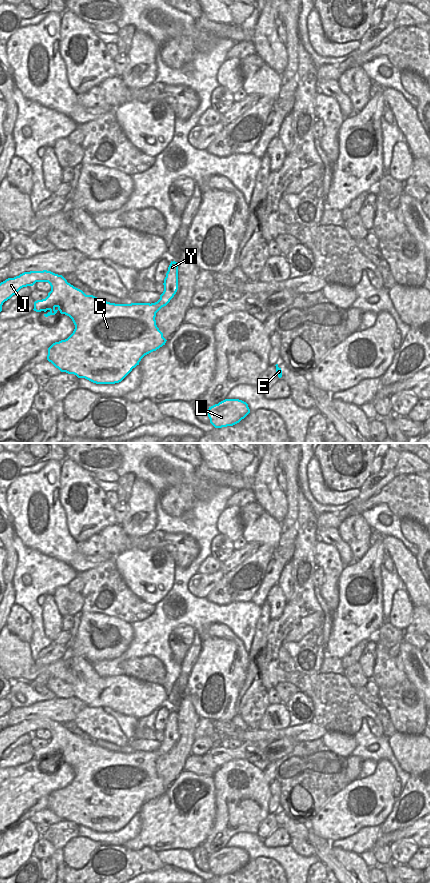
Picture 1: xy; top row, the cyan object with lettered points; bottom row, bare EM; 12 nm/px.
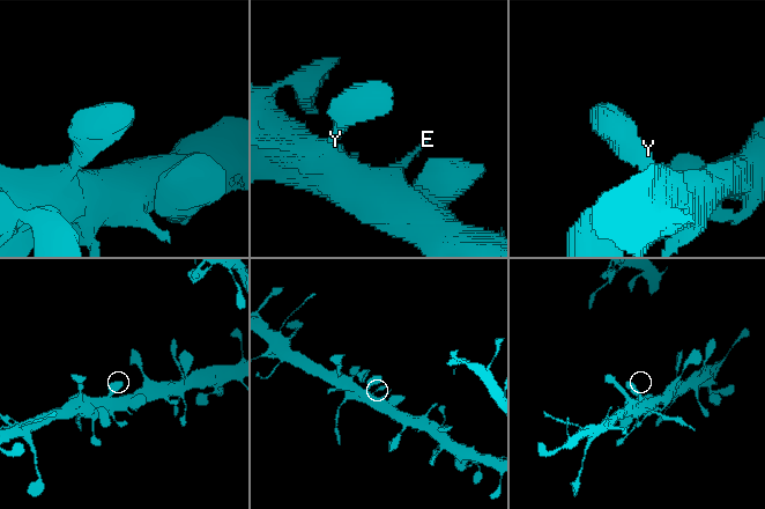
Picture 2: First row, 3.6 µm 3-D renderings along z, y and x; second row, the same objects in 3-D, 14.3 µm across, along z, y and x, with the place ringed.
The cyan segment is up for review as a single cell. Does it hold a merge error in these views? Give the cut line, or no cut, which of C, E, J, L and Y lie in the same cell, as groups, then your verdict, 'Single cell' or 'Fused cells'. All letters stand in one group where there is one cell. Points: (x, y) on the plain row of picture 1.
No split. Groups: C E J L Y. Single cell.

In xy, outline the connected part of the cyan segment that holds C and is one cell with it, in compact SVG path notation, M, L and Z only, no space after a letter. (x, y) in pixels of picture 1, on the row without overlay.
M171 709L166 725L164 727L164 739L160 743L160 747L155 751L131 751L131 752L115 752L107 750L93 743L86 743L82 738L74 735L62 724L51 719L30 719L24 720L14 726L8 726L0 731L0 760L5 749L15 743L21 736L33 734L36 730L48 730L51 739L45 747L34 750L34 759L46 760L44 764L55 763L59 758L61 762L69 764L75 777L73 781L65 788L53 791L48 796L47 808L51 810L61 820L74 822L78 826L85 826L96 832L115 832L121 830L137 813L141 807L162 795L166 791L163 781L156 773L156 761L174 745L178 738L178 712Z

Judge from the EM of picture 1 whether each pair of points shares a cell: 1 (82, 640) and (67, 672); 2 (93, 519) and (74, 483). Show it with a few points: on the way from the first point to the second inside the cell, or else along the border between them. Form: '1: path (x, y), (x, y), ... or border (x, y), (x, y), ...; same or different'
1: border (72, 655), (80, 655), (90, 663); different
2: path (88, 508), (88, 495), (85, 486); same

